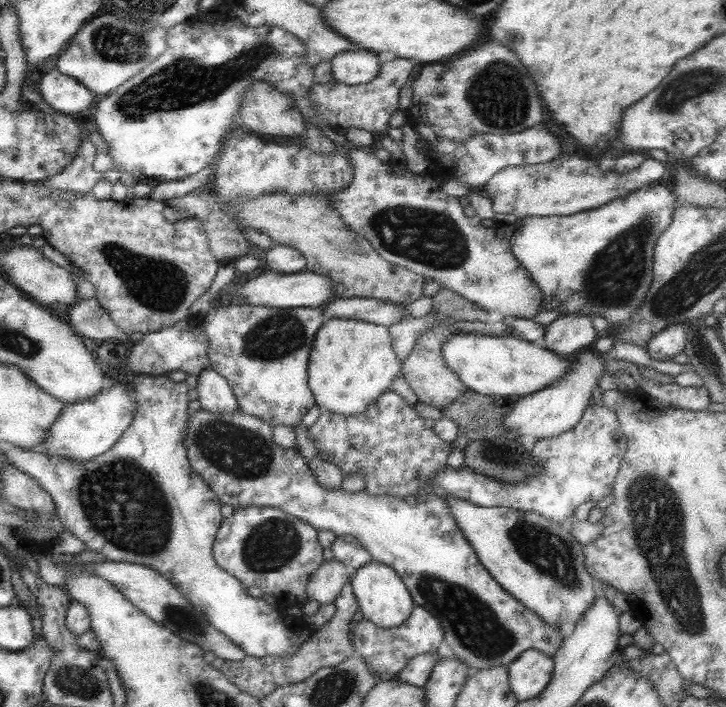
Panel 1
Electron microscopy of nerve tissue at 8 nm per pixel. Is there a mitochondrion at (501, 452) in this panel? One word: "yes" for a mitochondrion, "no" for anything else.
no

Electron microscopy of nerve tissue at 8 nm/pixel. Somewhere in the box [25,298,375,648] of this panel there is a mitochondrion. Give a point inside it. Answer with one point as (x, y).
(122, 503)

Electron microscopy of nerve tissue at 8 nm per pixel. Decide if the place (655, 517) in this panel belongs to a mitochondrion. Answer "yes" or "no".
yes

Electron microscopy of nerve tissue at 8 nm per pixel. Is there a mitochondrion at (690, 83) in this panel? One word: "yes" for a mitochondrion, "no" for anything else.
yes

